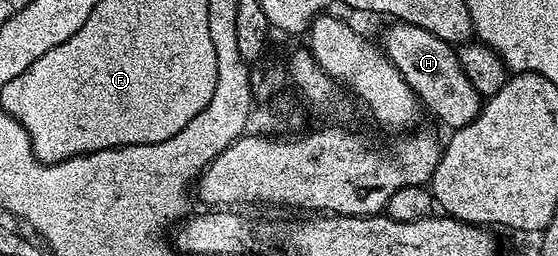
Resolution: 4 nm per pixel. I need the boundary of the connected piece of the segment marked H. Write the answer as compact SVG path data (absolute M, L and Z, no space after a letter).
M396 20L388 24L383 53L403 76L403 80L407 80L422 107L428 113L430 110L443 125L449 126L450 131L471 124L471 120L475 120L481 111L483 99L479 92L475 92L475 84L467 80L457 59L456 49L450 43L439 40L439 36L427 32L427 28L415 28L415 24Z

